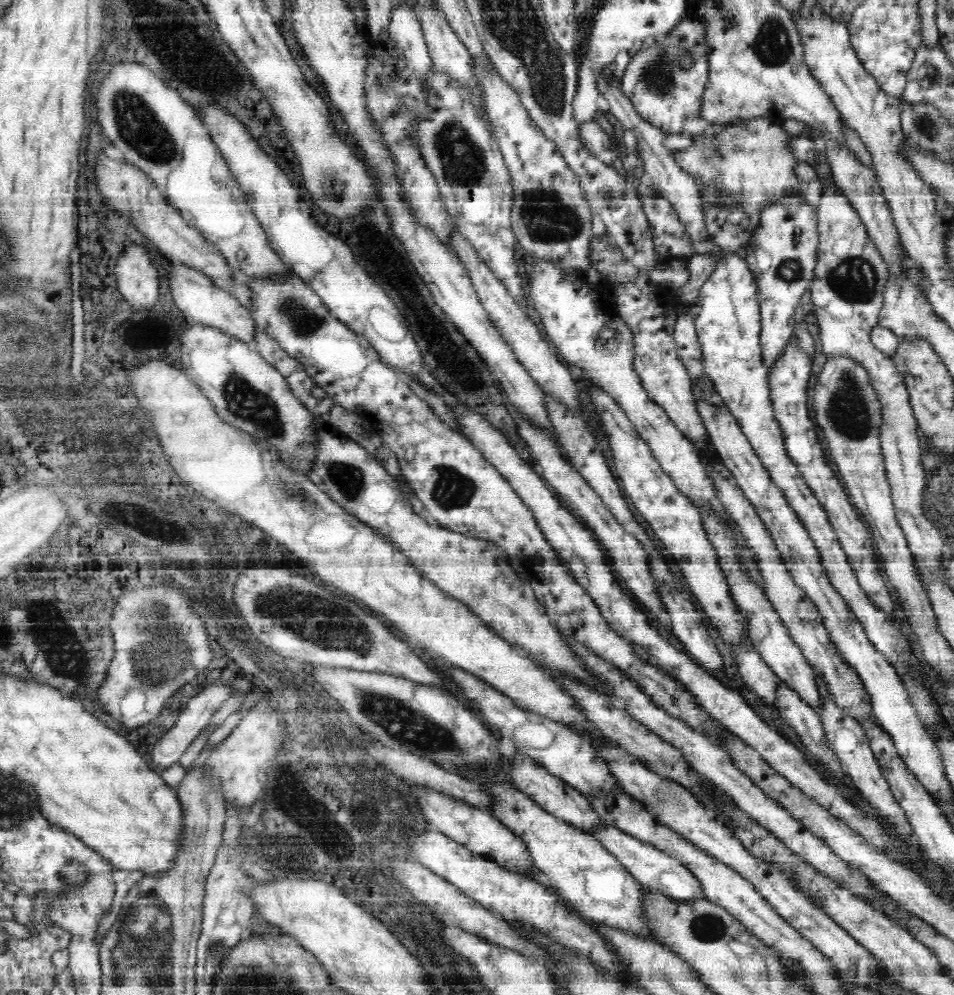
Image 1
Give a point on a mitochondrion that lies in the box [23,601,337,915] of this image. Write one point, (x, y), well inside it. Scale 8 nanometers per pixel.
(60, 647)

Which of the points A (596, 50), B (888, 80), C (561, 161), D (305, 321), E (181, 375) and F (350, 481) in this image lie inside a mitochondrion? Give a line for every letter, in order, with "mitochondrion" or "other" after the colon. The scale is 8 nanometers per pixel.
A: other
B: other
C: other
D: mitochondrion
E: other
F: mitochondrion

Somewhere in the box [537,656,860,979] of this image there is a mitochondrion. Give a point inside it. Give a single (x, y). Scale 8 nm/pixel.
(708, 927)

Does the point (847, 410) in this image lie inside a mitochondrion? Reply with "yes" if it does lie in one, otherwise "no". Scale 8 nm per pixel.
yes

